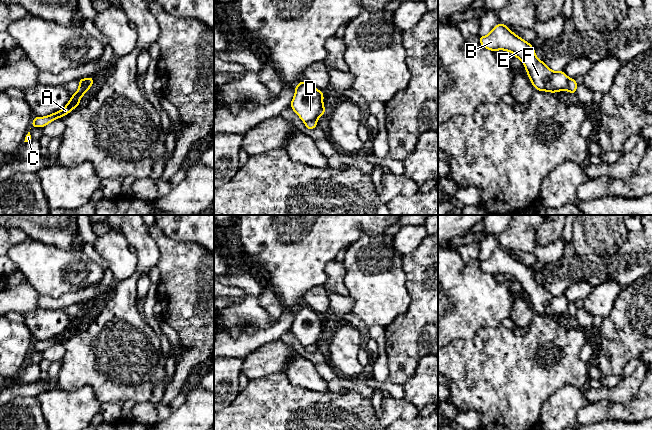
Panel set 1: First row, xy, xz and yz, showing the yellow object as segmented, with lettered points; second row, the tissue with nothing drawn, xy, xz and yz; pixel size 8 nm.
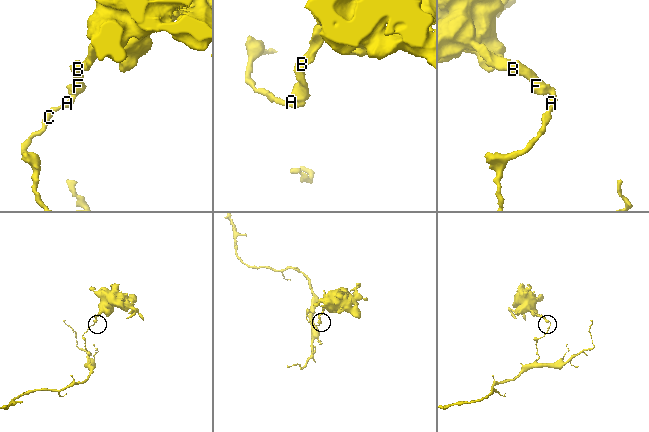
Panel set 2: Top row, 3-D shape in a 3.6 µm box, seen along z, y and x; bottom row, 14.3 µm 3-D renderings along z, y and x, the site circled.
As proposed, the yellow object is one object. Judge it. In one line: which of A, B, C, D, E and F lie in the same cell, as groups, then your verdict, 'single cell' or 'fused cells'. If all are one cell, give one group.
A C / B D E F | fused cells

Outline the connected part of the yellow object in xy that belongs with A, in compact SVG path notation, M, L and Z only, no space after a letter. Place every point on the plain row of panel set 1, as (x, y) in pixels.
M87 301L85 304L85 309L78 312L78 315L71 320L69 326L63 333L61 333L55 337L52 337L48 340L45 340L45 341L33 341L31 352L33 352L33 351L35 351L35 352L42 351L43 352L47 348L54 345L55 343L62 342L63 340L66 340L67 338L69 338L71 334L73 334L74 332L79 330L81 321L84 318L86 318L86 316L92 310L93 306L94 306L94 301Z

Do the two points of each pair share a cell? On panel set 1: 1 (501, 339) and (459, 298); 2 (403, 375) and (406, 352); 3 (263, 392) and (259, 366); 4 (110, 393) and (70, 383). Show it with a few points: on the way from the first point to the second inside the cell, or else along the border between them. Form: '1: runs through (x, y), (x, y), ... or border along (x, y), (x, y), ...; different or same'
1: border along (500, 324), (480, 327), (468, 339); different
2: runs through (405, 369), (405, 358); same
3: border along (283, 372), (275, 372), (249, 380); different
4: runs through (100, 383), (97, 380), (80, 380); same

